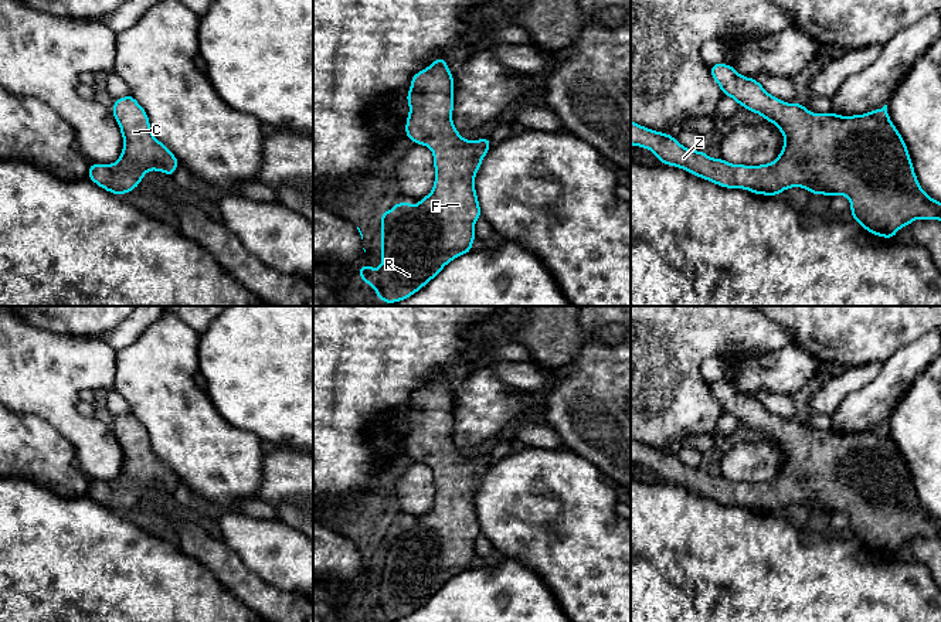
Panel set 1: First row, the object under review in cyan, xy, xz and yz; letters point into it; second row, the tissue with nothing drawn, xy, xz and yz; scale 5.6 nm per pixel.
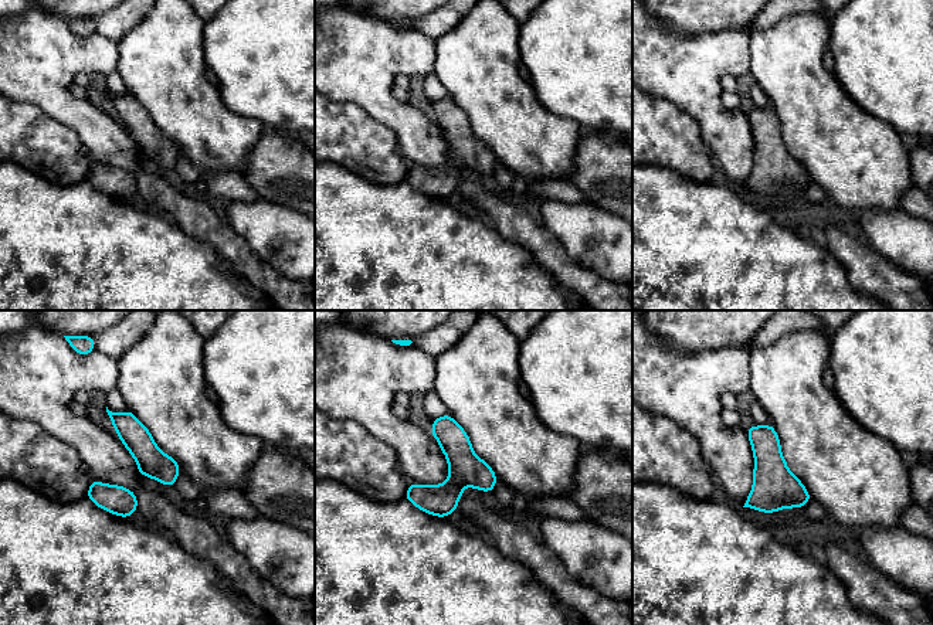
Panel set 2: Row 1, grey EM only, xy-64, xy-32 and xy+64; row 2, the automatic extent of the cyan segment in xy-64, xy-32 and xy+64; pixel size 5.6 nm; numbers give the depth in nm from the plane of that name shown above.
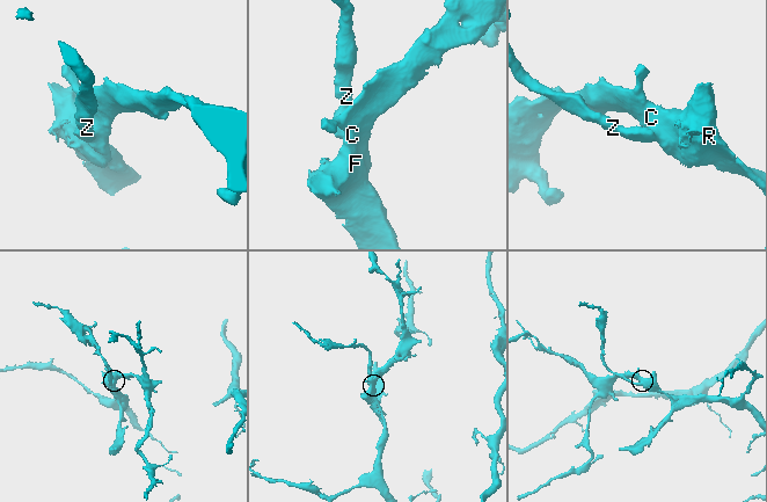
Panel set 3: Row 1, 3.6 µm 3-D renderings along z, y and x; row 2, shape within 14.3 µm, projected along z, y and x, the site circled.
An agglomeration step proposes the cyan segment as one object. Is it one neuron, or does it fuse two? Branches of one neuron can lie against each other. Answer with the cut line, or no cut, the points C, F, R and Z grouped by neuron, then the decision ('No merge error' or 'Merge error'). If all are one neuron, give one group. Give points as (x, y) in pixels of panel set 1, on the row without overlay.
No split. Groups: C F R Z. No merge error

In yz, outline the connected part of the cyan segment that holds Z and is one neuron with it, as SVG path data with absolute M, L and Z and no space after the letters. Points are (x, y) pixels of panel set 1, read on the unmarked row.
M719 380L710 383L710 391L723 412L731 414L737 422L774 441L785 460L779 473L768 482L731 482L711 476L700 468L690 468L669 451L656 449L631 438L631 462L655 470L660 480L675 483L726 506L743 506L754 511L778 513L791 504L809 507L815 514L846 513L852 533L866 548L894 557L901 544L914 537L941 538L941 520L921 506L914 490L906 459L891 441L887 422L880 426L853 434L833 429L812 431L802 421L787 421L770 412L754 395L740 392L734 384Z

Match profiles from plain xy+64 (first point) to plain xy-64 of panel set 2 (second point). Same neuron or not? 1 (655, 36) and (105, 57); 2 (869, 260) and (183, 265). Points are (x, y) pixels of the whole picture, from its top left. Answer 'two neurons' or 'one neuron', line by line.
1: one neuron
2: two neurons

